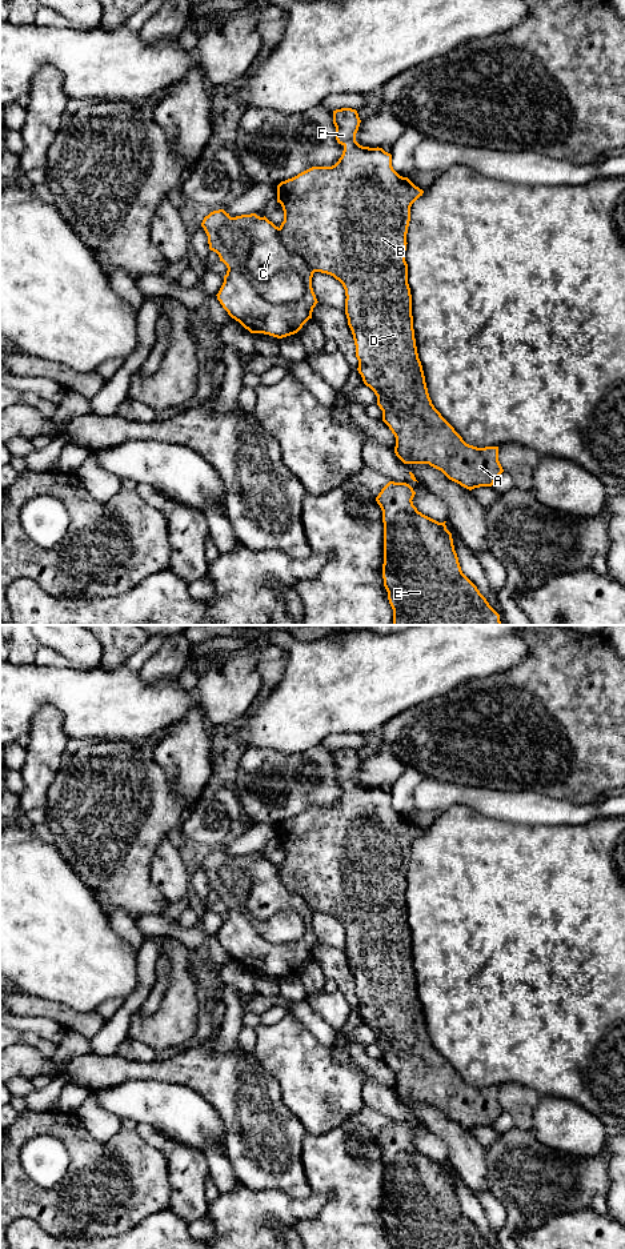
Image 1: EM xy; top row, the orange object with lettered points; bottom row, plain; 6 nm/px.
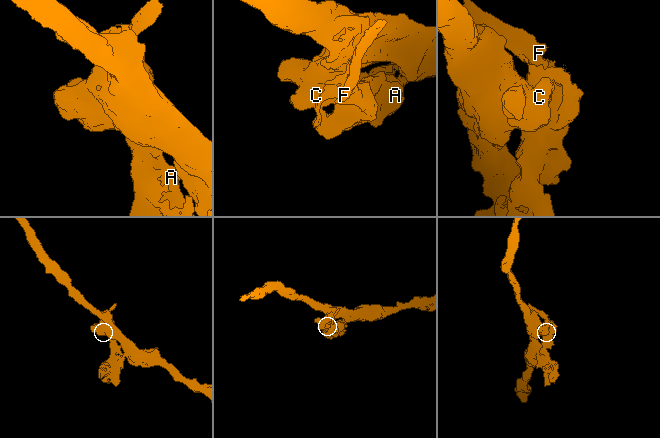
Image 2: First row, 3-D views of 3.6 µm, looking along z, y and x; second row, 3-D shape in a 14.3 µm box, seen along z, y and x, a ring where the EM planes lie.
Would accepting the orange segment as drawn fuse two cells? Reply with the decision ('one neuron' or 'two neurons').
two neurons

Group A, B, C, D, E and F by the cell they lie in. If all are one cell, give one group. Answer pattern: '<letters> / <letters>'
A B D E F / C

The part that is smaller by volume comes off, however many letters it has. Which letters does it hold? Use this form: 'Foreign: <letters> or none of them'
Foreign: A, B, D, E, F

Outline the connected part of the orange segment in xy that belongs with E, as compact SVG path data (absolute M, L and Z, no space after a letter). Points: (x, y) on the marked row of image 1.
M389 481L376 497L377 504L382 511L384 523L384 564L382 579L384 587L388 592L388 600L393 609L393 625L501 625L500 615L489 605L486 599L480 593L477 587L462 573L457 553L454 551L452 533L446 529L444 523L438 523L421 512L413 505L416 492L406 483Z

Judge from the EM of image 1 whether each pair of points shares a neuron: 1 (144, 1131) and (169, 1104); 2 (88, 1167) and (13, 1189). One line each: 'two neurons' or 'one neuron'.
1: two neurons
2: one neuron

